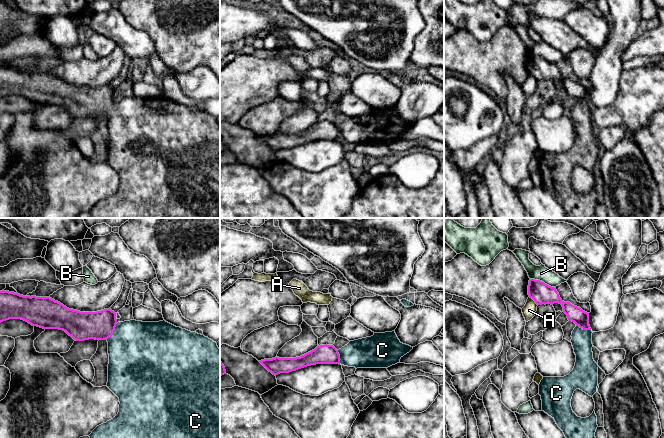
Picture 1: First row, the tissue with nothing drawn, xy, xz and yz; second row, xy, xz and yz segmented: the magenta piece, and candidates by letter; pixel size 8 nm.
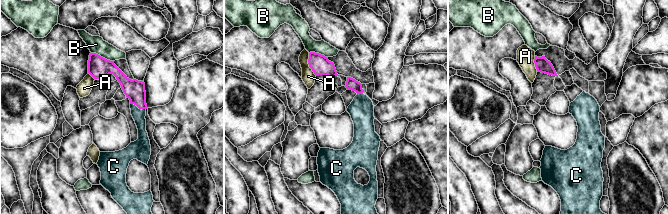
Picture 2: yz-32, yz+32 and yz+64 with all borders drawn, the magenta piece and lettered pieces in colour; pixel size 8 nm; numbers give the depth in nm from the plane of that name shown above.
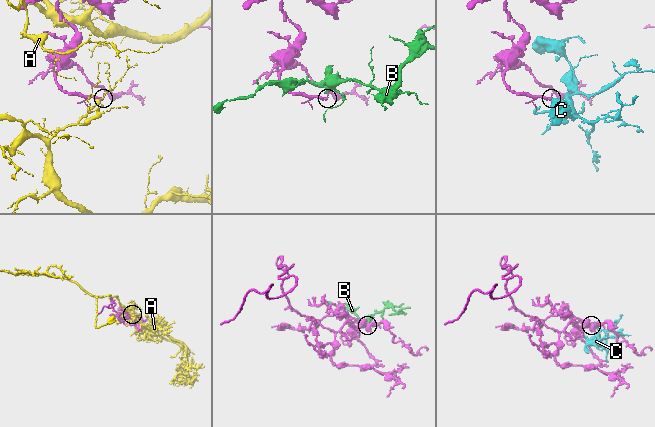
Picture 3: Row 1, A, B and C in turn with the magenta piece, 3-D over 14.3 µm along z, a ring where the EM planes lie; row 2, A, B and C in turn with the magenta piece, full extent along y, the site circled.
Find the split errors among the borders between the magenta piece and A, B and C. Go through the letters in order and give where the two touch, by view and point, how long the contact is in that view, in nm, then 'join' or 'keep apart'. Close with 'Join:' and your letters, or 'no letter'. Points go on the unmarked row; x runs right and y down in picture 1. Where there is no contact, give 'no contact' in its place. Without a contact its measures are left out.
A: meets magenta in yz at (534, 76); contact 100 nm long; keep apart
B: meets magenta in yz at (541, 57); contact 220 nm long; keep apart
C: meets magenta in xy at (113, 108); contact 160 nm long; join
Join: C

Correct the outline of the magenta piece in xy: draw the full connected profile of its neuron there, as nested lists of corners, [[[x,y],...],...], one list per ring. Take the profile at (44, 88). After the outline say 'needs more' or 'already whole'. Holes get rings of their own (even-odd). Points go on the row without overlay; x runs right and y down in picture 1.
[[[2,66],[0,99],[9,95],[21,95],[43,105],[63,106],[76,117],[95,115],[108,118],[107,163],[119,174],[119,188],[92,207],[89,211],[92,218],[220,218],[220,125],[208,113],[165,96],[118,98],[116,89],[110,84],[80,88],[50,73],[23,72]]] | needs more

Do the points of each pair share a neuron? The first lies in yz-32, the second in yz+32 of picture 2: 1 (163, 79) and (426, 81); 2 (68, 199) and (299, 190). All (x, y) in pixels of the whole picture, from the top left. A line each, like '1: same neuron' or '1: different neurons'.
1: different neurons
2: different neurons

